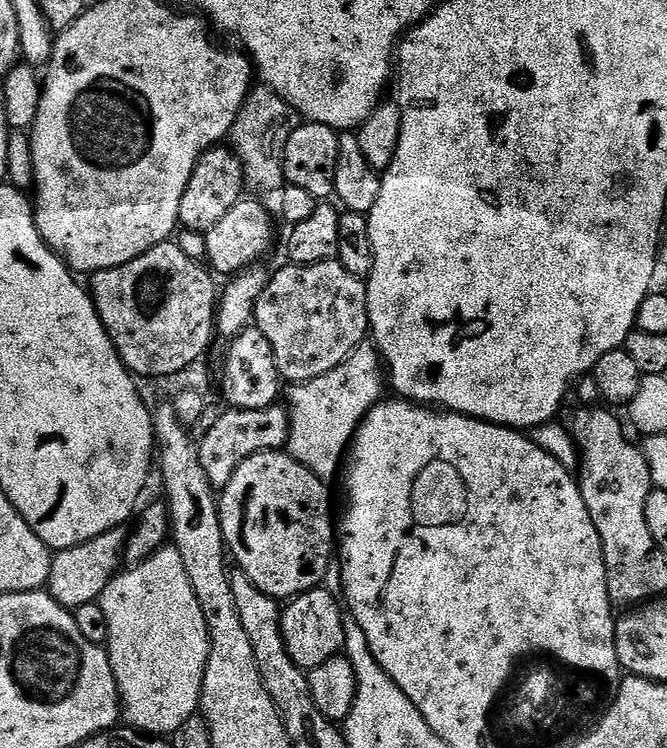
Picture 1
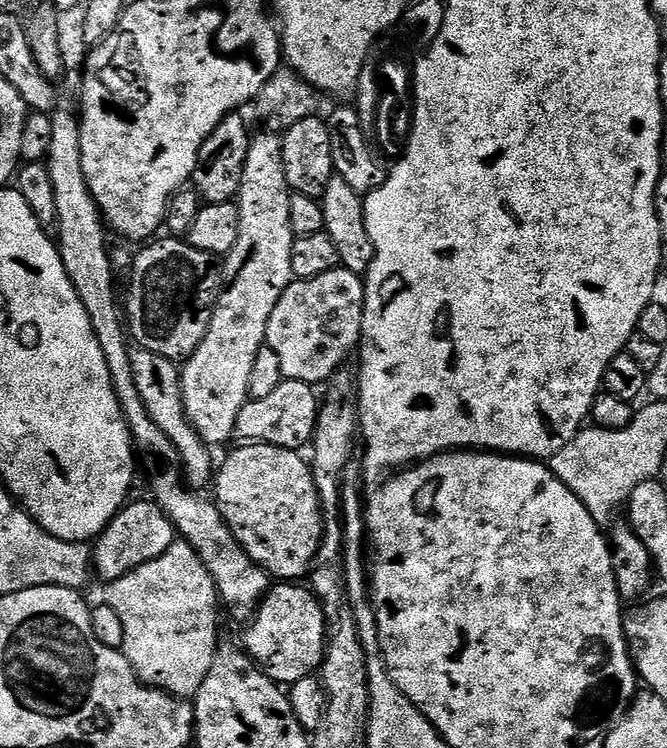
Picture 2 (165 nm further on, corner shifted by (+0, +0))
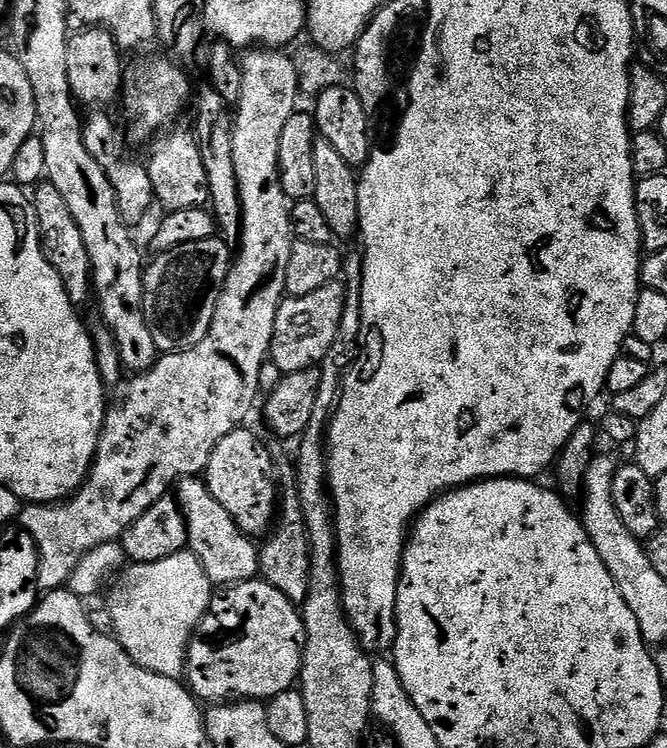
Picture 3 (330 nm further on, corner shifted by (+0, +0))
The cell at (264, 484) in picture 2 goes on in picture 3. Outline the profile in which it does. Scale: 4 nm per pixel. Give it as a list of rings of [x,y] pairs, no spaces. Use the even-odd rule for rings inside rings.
[[[248,426],[234,429],[226,434],[226,438],[222,438],[222,442],[218,442],[206,469],[210,494],[222,502],[222,507],[230,513],[234,522],[238,522],[240,529],[253,538],[263,537],[278,516],[278,484],[273,472],[274,456],[264,449],[263,442]]]

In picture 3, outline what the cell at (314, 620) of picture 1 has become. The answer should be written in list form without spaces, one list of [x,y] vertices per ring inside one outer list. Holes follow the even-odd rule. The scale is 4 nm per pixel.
[[[262,578],[245,584],[234,584],[213,599],[196,635],[188,646],[186,684],[197,701],[215,706],[225,702],[267,702],[278,694],[289,691],[300,679],[300,667],[304,657],[304,617],[301,609],[274,590]]]

